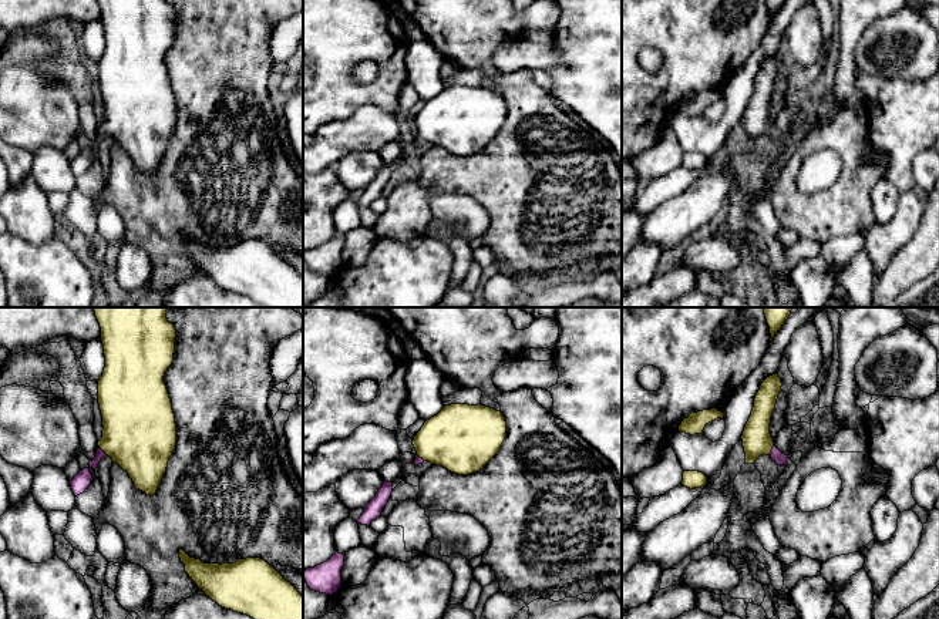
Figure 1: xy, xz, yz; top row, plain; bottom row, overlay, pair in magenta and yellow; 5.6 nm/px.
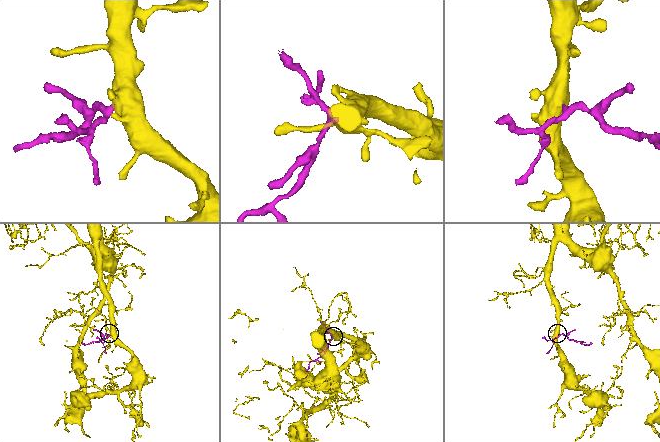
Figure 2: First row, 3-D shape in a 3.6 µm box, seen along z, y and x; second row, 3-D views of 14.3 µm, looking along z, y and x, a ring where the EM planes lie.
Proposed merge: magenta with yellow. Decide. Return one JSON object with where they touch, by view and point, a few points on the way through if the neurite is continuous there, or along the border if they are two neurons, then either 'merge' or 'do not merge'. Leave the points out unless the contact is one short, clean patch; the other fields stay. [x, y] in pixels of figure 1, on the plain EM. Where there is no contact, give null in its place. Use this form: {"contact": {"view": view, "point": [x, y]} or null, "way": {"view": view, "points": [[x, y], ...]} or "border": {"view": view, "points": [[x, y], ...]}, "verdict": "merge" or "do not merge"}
{"contact": {"view": "yz", "point": [771, 131]}, "way": {"view": "yz", "points": [[777, 137], [771, 131], [756, 118]]}, "verdict": "merge"}

